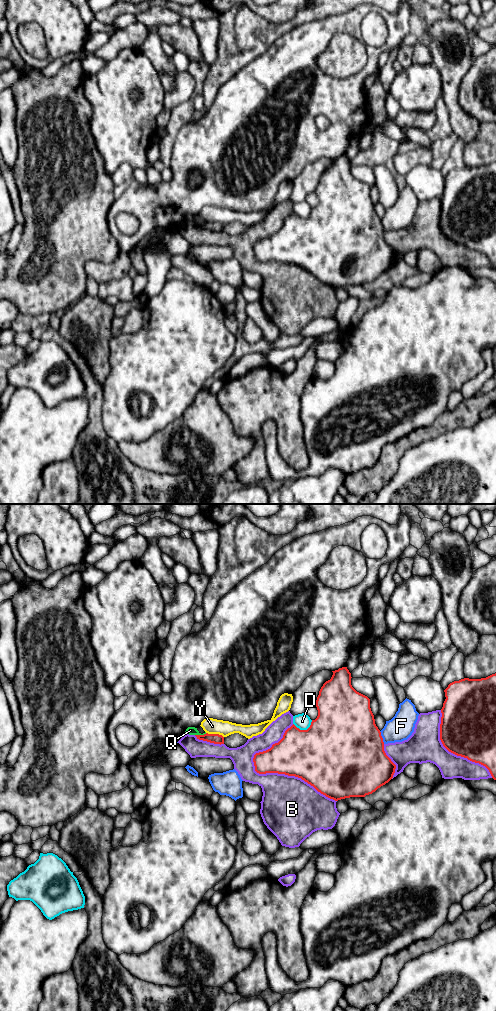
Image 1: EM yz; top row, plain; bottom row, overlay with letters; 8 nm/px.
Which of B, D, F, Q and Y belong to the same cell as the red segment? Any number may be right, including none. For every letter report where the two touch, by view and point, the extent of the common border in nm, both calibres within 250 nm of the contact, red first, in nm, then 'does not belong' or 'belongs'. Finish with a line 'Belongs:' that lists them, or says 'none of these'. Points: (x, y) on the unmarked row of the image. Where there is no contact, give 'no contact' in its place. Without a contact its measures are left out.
B: contact yz (288, 263); length 750 nm; calibres 420 and 460 nm; does not belong
D: contact yz (304, 218); length 160 nm; calibres 500 and 130 nm; does not belong
F: contact yz (381, 225); length 110 nm; calibres 500 and 200 nm; does not belong
Q: contact yz (200, 223); length 100 nm; calibres 80 and 60 nm; does not belong
Y: contact yz (215, 222); length 150 nm; calibres 80 and 130 nm; does not belong
Belongs: none of these

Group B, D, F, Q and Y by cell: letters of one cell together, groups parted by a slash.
B / D / F / Q / Y

